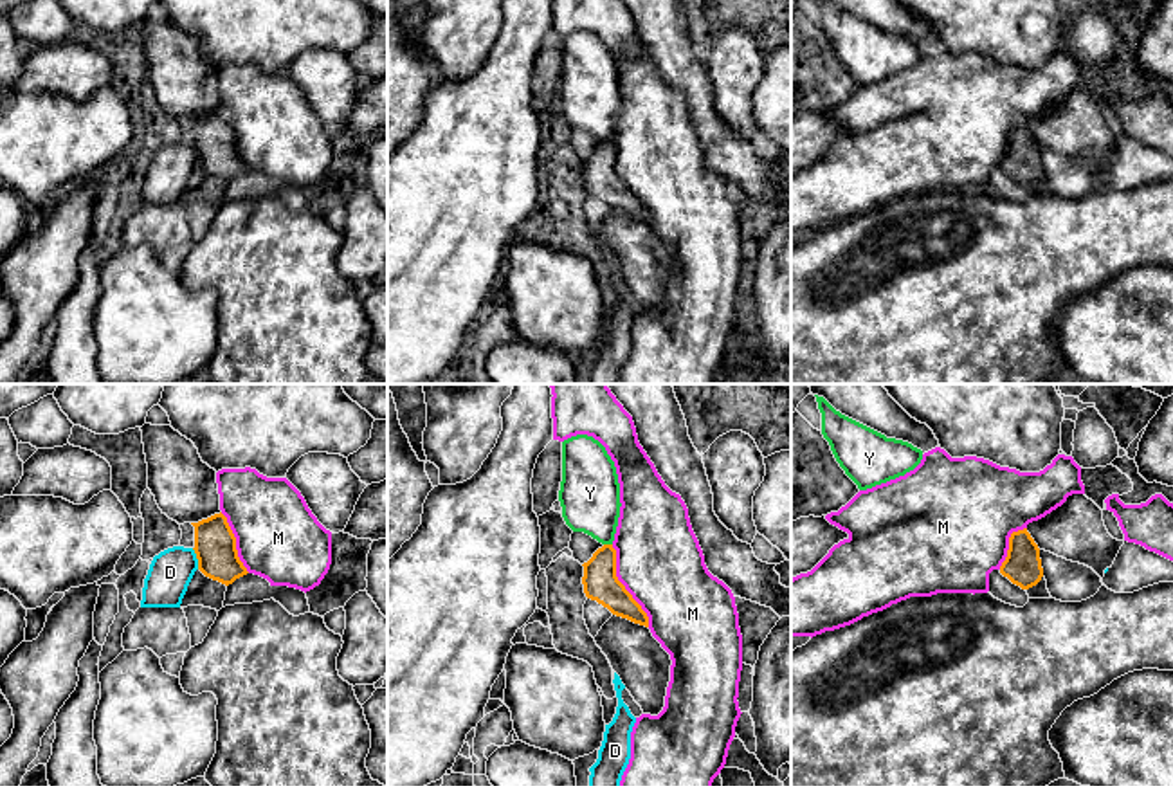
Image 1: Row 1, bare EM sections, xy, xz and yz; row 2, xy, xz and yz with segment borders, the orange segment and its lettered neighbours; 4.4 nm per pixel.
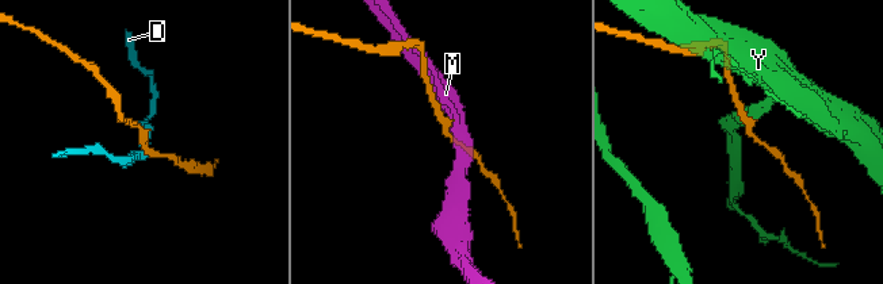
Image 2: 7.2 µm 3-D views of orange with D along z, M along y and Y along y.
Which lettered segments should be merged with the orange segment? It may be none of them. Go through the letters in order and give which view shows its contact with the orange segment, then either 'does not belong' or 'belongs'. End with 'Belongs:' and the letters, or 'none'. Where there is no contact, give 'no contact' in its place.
D: contact in xy; does not belong
M: contact in xz; does not belong
Y: contact in xz; does not belong
Belongs: none

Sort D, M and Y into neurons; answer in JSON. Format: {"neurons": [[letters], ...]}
{"neurons": [["D"], ["M"], ["Y"]]}

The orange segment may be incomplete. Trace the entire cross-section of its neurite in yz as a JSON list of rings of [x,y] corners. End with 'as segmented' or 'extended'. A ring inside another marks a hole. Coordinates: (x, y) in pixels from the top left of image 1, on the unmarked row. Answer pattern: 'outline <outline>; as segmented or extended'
outline [[[1027,124],[1011,130],[1007,153],[1000,162],[1000,169],[1022,186],[1029,186],[1041,177],[1040,144]]]; as segmented

